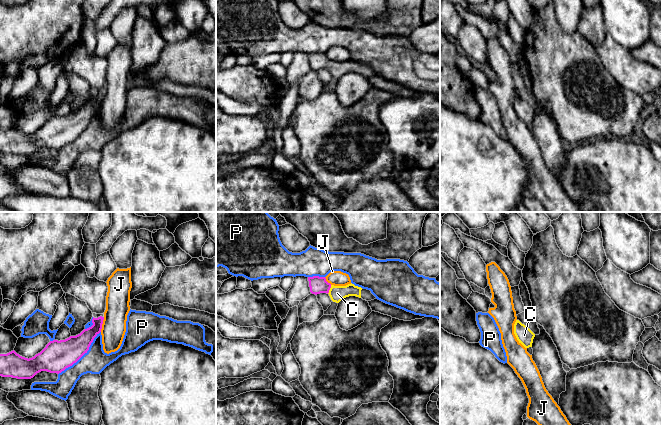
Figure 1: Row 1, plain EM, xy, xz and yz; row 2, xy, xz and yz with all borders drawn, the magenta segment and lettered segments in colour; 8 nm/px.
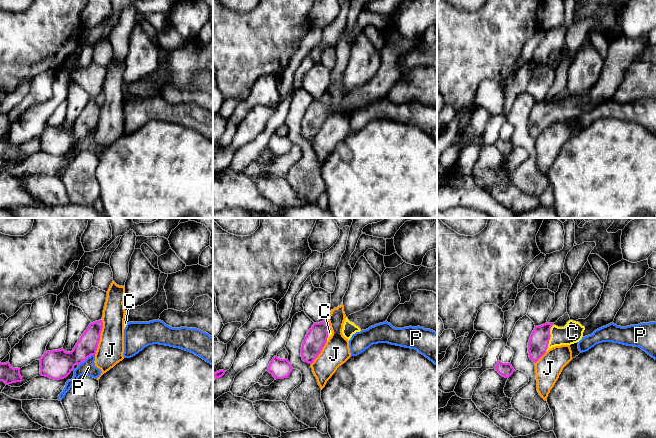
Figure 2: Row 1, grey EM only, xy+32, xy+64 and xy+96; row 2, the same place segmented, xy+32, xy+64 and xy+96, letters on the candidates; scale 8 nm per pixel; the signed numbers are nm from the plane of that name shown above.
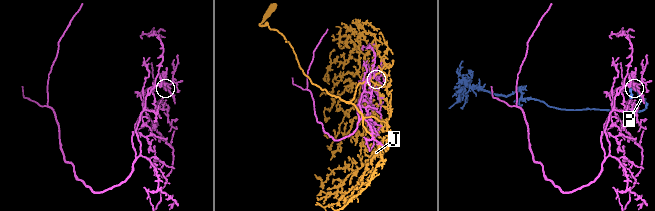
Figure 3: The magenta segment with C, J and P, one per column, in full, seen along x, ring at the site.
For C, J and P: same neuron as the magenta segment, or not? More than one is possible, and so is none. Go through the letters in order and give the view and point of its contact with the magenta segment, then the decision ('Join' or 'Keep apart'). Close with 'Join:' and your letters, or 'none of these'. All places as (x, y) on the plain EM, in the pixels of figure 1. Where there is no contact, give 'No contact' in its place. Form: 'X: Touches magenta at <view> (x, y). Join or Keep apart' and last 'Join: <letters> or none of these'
C: Touches magenta at xz (329, 65). Join
J: Touches magenta at xy (102, 99). Keep apart
P: Touches magenta at xy (82, 131). Keep apart
Join: C

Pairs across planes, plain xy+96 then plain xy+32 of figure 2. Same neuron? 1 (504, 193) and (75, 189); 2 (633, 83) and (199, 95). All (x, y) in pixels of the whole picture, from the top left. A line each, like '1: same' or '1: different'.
1: different
2: same

